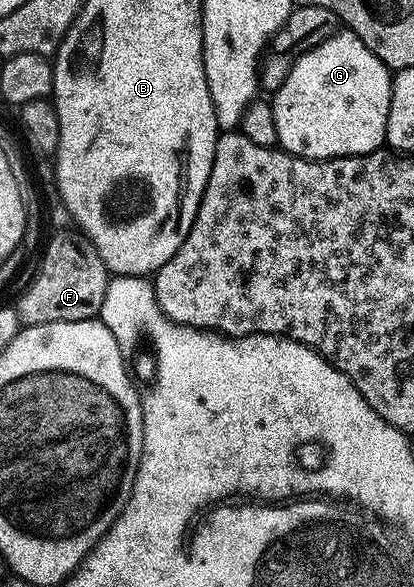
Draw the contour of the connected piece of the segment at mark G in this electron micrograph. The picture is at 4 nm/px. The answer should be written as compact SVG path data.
M339 28L322 42L306 50L294 61L284 84L273 91L272 105L276 116L278 146L298 158L325 160L327 158L350 158L353 154L370 154L385 143L390 107L391 71L350 30Z

